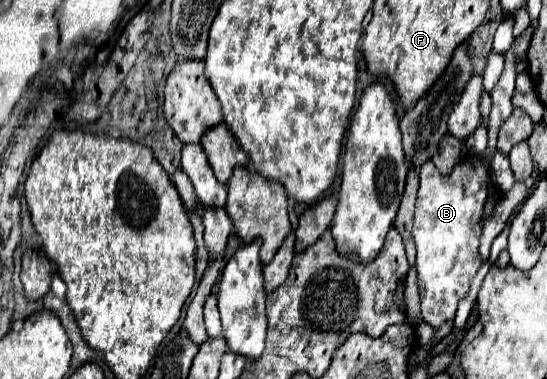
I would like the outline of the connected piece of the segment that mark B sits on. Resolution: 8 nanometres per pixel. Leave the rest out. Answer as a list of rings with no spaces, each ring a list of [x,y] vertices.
[[[475,156],[461,172],[453,170],[449,176],[441,176],[435,164],[427,160],[419,174],[421,186],[415,204],[413,240],[417,244],[421,314],[425,322],[439,328],[455,318],[459,302],[467,296],[471,280],[481,268],[479,242],[483,224],[493,216],[501,194],[491,182],[483,156]]]

